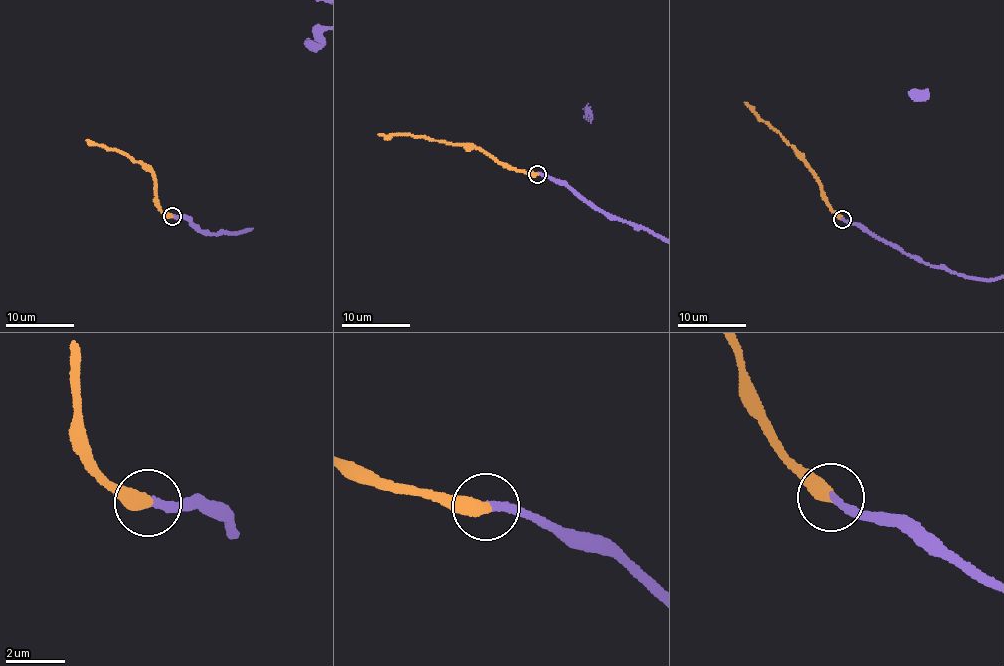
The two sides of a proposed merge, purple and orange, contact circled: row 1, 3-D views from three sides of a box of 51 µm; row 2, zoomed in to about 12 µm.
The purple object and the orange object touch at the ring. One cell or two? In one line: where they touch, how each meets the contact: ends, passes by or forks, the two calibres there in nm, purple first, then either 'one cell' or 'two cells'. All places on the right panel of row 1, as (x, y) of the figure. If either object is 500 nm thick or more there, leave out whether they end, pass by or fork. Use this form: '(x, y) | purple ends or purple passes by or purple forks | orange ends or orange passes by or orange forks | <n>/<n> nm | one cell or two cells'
(842, 219) | purple ends | orange ends | 280/480 nm | one cell

